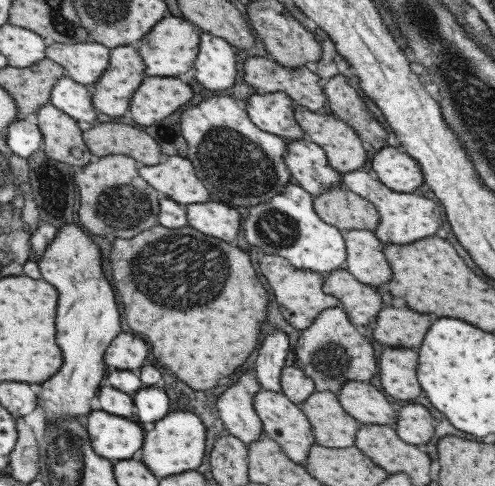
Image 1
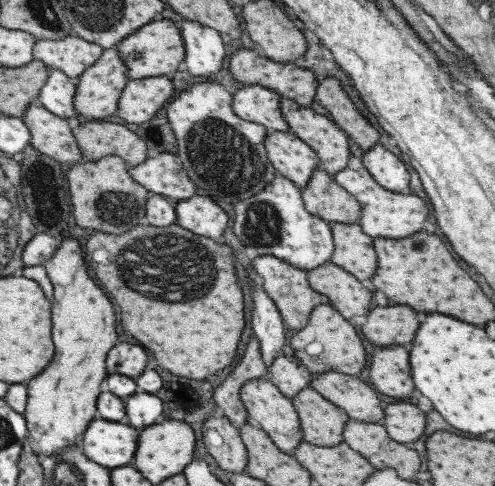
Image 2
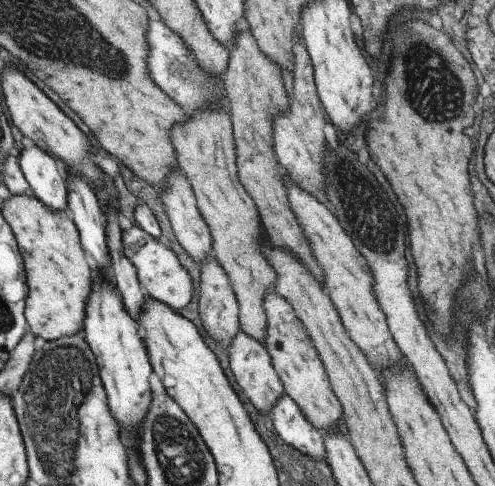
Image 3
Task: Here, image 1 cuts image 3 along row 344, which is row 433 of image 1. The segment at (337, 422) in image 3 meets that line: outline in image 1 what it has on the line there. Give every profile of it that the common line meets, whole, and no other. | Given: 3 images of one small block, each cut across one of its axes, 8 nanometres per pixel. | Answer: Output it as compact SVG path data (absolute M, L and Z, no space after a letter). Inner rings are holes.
M262 390L253 396L253 408L262 422L262 432L274 440L289 460L303 464L307 458L309 447L314 443L312 428L307 417L298 405L291 403L284 394L271 390Z

